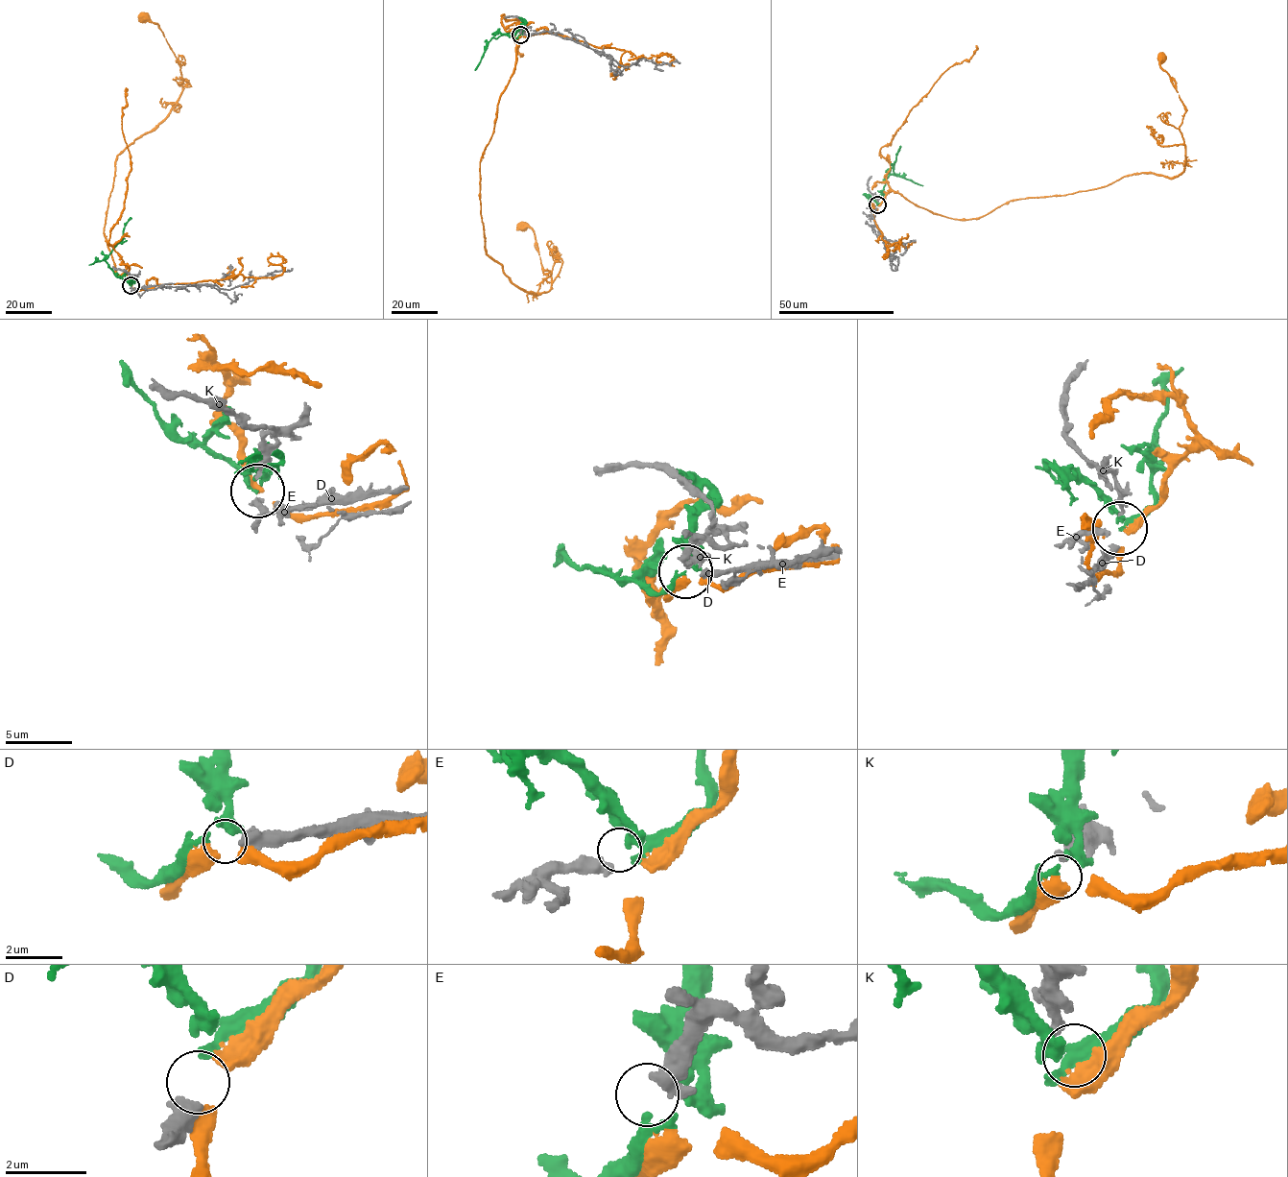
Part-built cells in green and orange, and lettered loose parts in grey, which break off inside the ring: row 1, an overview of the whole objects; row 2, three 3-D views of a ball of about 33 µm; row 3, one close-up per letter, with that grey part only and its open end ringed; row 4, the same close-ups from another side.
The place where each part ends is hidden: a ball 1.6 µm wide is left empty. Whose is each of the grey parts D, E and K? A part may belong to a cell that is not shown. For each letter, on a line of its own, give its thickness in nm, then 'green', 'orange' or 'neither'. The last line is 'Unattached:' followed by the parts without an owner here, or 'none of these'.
D: 500 nm | green
E: 460 nm | neither
K: 320 nm | orange
Unattached: E

